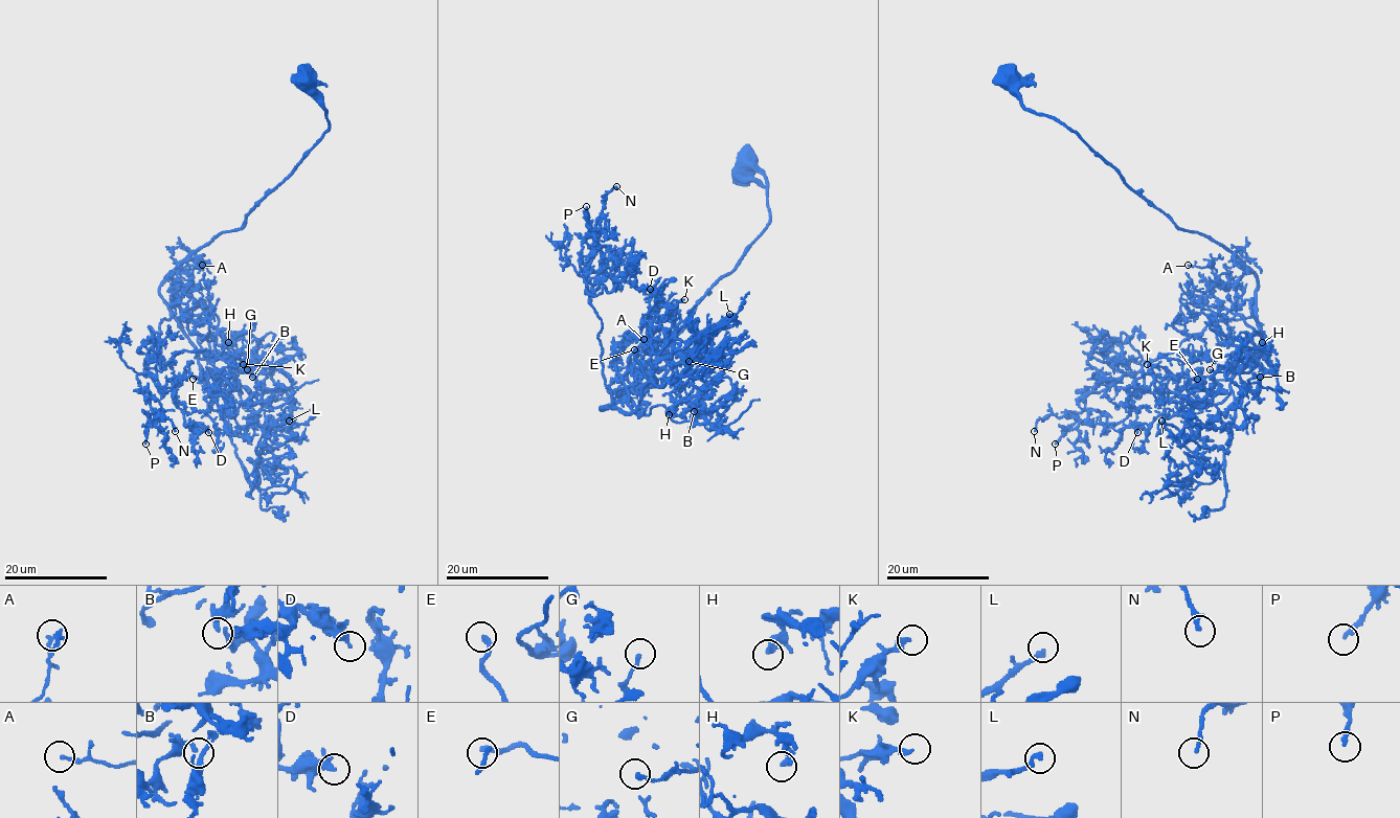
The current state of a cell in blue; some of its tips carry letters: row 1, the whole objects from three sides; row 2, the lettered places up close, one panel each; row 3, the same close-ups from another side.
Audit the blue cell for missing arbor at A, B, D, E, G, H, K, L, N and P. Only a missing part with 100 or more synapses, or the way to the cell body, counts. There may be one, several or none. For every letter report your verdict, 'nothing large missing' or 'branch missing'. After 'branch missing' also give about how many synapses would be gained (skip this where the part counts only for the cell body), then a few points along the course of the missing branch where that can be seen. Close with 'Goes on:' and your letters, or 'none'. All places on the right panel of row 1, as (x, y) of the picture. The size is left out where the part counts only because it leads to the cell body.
A: nothing large missing
B: nothing large missing
D: nothing large missing
E: branch missing; 300 synapses; course (1197, 379), (1189, 365), (1154, 368), (1130, 348), (1132, 343), (1145, 345), (1147, 328), (1163, 319)
G: nothing large missing
H: nothing large missing
K: nothing large missing
L: nothing large missing
N: nothing large missing
P: nothing large missing
Goes on: E

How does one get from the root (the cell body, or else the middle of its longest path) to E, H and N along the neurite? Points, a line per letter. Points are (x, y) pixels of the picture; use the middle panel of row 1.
E: (747, 160), (766, 178), (767, 228), (655, 364), (602, 409), (631, 412), (639, 405), (648, 379), (634, 349)
H: (747, 160), (766, 178), (767, 228), (655, 364), (616, 390), (639, 415), (689, 399), (669, 414)
N: (747, 160), (766, 178), (767, 228), (602, 409), (602, 323), (578, 273), (616, 186)

